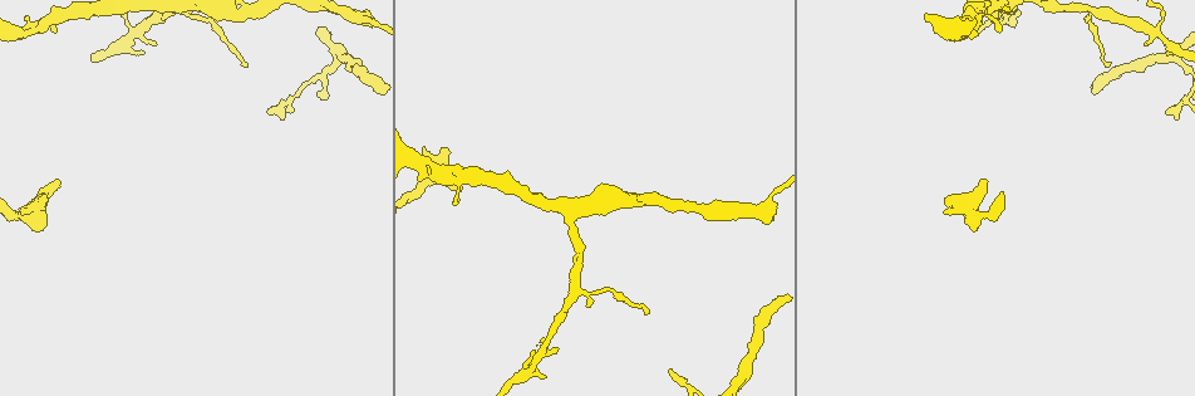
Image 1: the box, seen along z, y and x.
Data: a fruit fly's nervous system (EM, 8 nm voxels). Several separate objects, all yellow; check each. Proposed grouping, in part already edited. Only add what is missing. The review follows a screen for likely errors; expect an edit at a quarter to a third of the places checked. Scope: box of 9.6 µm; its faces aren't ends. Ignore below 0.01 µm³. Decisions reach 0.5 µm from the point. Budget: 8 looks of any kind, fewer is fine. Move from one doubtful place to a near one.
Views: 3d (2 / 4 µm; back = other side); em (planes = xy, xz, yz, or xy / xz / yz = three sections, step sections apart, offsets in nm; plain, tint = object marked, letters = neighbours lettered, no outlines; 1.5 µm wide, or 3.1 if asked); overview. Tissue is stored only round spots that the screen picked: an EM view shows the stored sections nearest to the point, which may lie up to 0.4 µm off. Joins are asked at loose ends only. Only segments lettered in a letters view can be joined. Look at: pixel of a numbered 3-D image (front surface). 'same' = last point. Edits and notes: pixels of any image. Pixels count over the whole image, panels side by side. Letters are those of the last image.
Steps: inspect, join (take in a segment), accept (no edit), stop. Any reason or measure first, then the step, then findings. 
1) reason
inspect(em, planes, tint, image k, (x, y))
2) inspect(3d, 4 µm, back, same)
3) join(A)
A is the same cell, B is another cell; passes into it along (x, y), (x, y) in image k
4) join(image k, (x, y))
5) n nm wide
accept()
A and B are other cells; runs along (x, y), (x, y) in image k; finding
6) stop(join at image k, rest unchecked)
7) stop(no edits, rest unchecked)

branch stops here
inspect(em, planes, letters, image 1, (1166, 112))

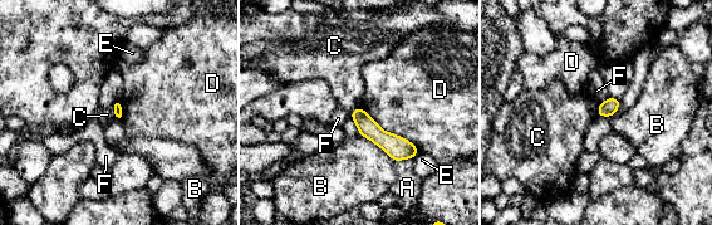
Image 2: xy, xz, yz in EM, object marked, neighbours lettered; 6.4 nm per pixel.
accept()
A, B, C, D, E and F are other cells; border along (597, 103), (598, 116) in image 2; no lettered segment goes on from it

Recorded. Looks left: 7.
thin end
inspect(em, planes, plain, image 1, (649, 311))

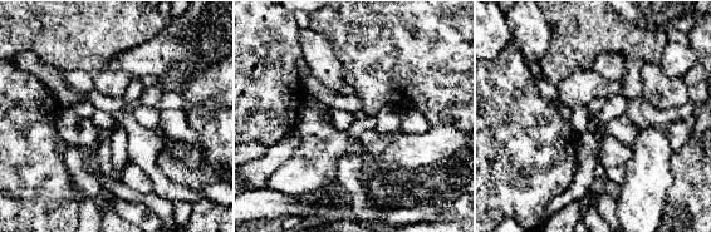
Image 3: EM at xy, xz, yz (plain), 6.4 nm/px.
see the neighbours
inspect(em, planes, letters, same)

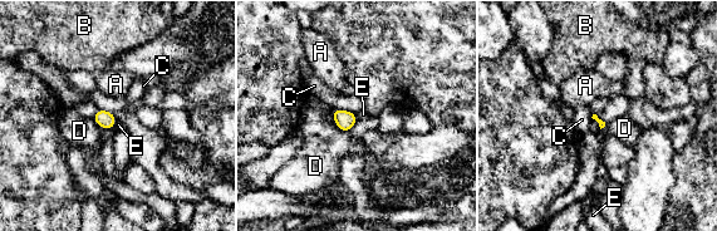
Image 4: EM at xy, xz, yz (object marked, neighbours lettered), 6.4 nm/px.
accept()
A, B, C, D and E are other cells; border along (117, 121), (108, 129), (101, 127) in image 4; no lettered segment goes on from it

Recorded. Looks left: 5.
an open end
inspect(3d, 4 µm, image 1, (458, 200))

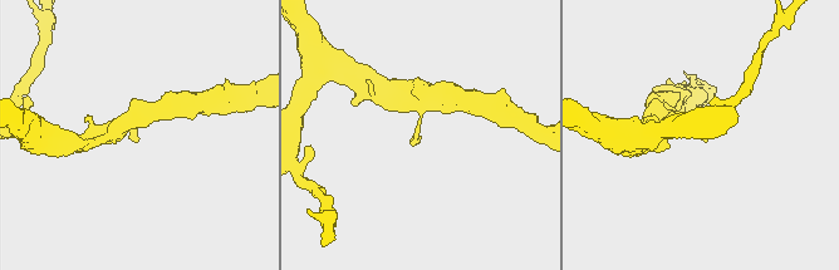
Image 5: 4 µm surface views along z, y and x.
inspect(em, planes, tint, image 5, (418, 142))

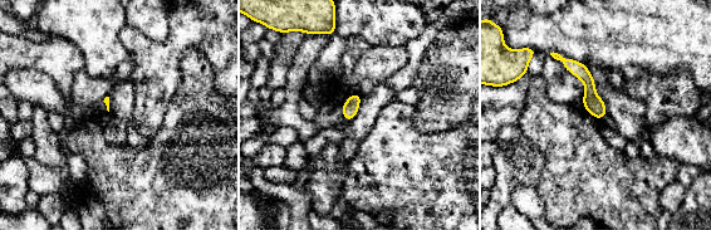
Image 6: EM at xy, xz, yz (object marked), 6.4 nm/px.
see the neighbours
inspect(em, planes, letters, same)

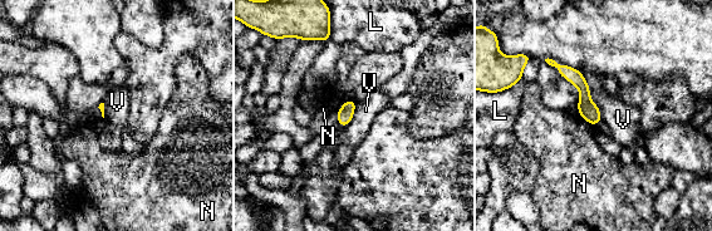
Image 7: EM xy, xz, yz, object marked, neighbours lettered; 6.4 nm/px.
accept()
L, N and V are other cells; border along (589, 88), (589, 96), (602, 121) in image 7; no lettered segment goes on from it

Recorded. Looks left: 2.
stop(no edits, rest unchecked)

